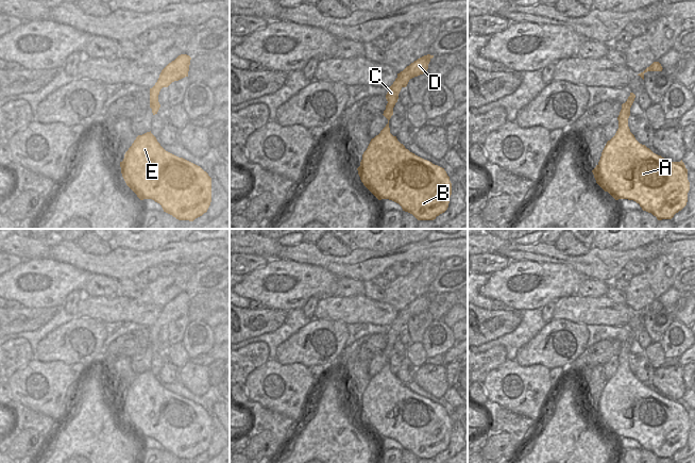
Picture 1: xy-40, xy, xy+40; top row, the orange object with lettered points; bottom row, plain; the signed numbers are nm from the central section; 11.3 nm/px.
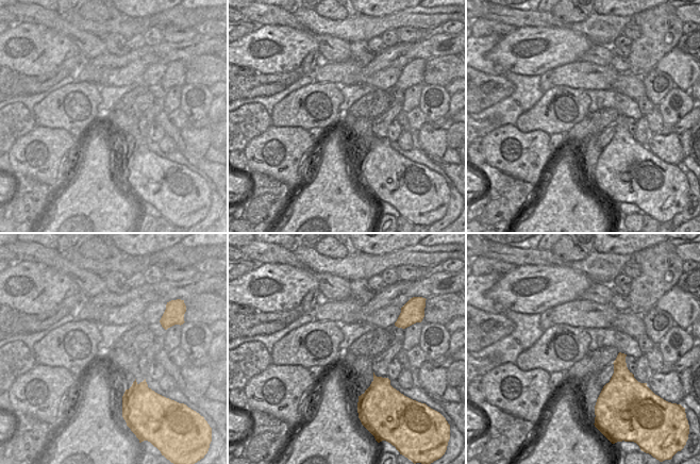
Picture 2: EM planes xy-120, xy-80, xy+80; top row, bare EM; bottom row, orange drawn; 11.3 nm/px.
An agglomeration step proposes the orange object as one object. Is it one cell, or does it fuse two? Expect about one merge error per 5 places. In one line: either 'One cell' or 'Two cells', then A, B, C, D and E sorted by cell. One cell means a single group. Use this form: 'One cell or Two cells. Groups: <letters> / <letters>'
One cell. Groups: A B C D E

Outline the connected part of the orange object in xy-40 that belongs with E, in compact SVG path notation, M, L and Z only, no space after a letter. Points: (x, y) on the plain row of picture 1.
M150 370L138 374L120 400L126 424L140 439L152 437L179 459L193 460L211 441L211 416L200 404L166 390Z

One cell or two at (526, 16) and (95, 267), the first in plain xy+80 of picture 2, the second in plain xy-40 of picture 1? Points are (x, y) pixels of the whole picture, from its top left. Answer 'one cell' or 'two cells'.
one cell

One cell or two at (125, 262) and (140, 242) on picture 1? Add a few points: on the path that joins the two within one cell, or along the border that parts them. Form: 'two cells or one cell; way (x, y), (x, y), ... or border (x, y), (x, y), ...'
two cells; border (117, 246), (136, 250), (154, 250), (159, 247)

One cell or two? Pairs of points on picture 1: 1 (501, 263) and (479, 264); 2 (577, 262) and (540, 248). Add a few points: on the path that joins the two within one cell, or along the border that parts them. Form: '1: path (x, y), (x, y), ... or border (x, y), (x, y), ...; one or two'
1: path (495, 263), (485, 263); one
2: path (568, 261), (549, 253); one

